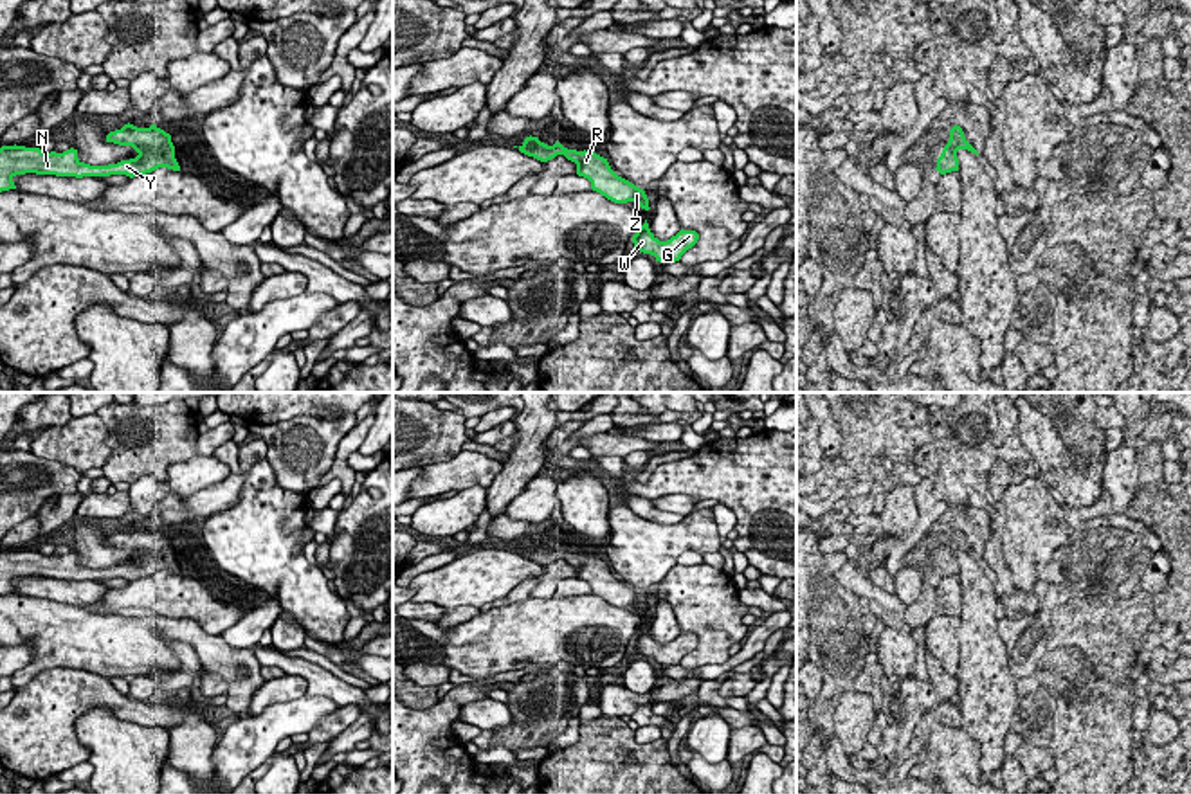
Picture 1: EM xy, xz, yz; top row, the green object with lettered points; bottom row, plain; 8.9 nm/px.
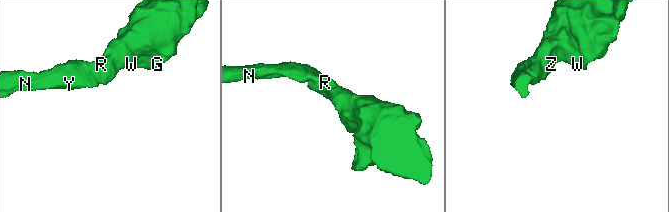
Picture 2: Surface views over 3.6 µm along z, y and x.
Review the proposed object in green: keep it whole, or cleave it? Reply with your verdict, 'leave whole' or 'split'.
leave whole

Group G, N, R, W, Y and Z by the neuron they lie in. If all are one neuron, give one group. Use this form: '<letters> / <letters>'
G N R W Y Z

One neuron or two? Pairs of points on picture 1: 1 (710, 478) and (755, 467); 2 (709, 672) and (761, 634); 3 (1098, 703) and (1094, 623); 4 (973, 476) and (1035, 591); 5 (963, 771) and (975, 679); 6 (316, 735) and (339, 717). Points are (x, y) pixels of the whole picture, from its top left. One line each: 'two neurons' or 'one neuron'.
1: one neuron
2: one neuron
3: one neuron
4: one neuron
5: two neurons
6: one neuron

